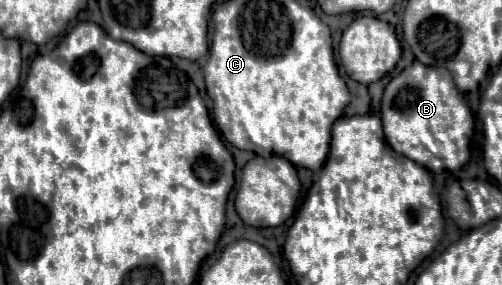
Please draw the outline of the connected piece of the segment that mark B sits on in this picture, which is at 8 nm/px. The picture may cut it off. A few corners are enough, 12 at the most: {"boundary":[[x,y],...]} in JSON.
{"boundary":[[446,69],[386,85],[390,147],[440,173],[470,159],[474,115]]}

